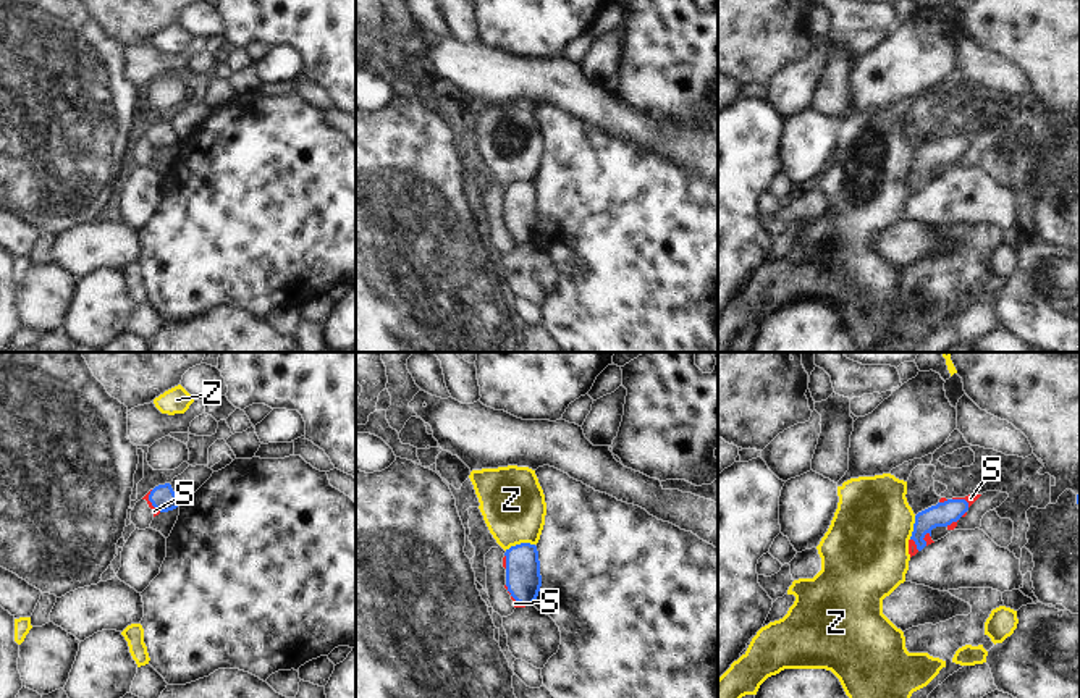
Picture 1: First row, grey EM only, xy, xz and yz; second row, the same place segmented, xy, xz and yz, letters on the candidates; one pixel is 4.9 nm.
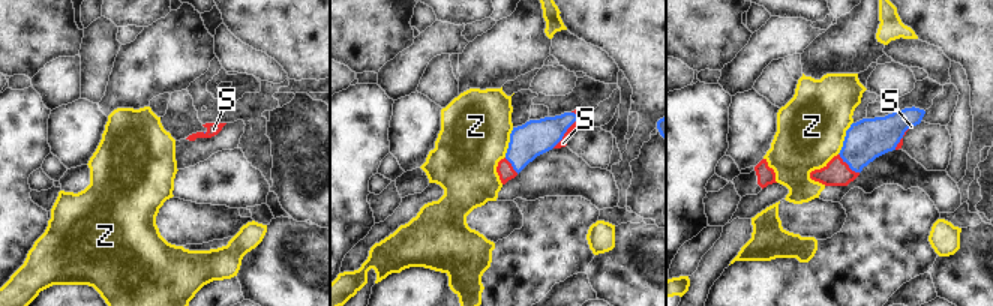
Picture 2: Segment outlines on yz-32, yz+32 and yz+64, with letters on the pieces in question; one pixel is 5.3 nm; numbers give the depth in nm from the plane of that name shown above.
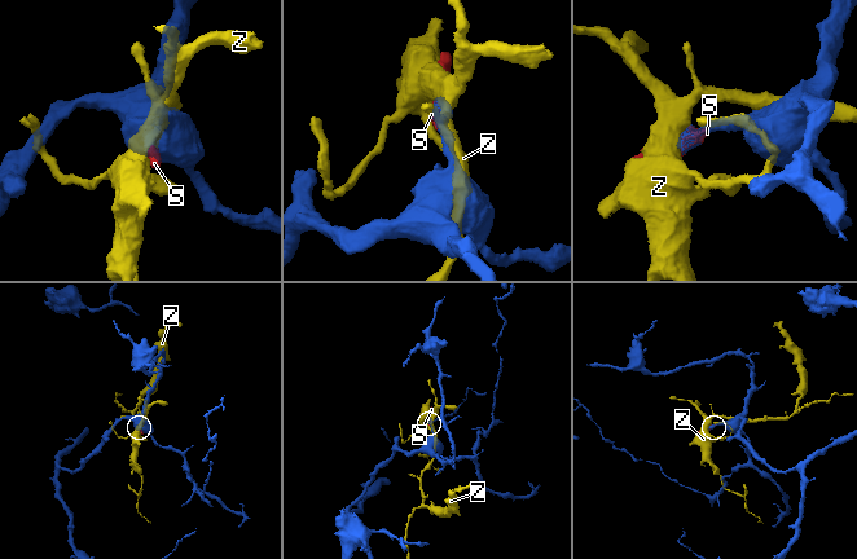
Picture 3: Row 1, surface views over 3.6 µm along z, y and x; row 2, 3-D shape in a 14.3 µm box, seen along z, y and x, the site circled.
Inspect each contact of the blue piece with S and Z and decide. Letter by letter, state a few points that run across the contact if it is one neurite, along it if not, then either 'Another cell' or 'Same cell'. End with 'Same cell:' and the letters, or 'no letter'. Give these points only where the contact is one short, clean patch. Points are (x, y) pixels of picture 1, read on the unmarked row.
S: Same cell
Z: Another cell
Same cell: S

